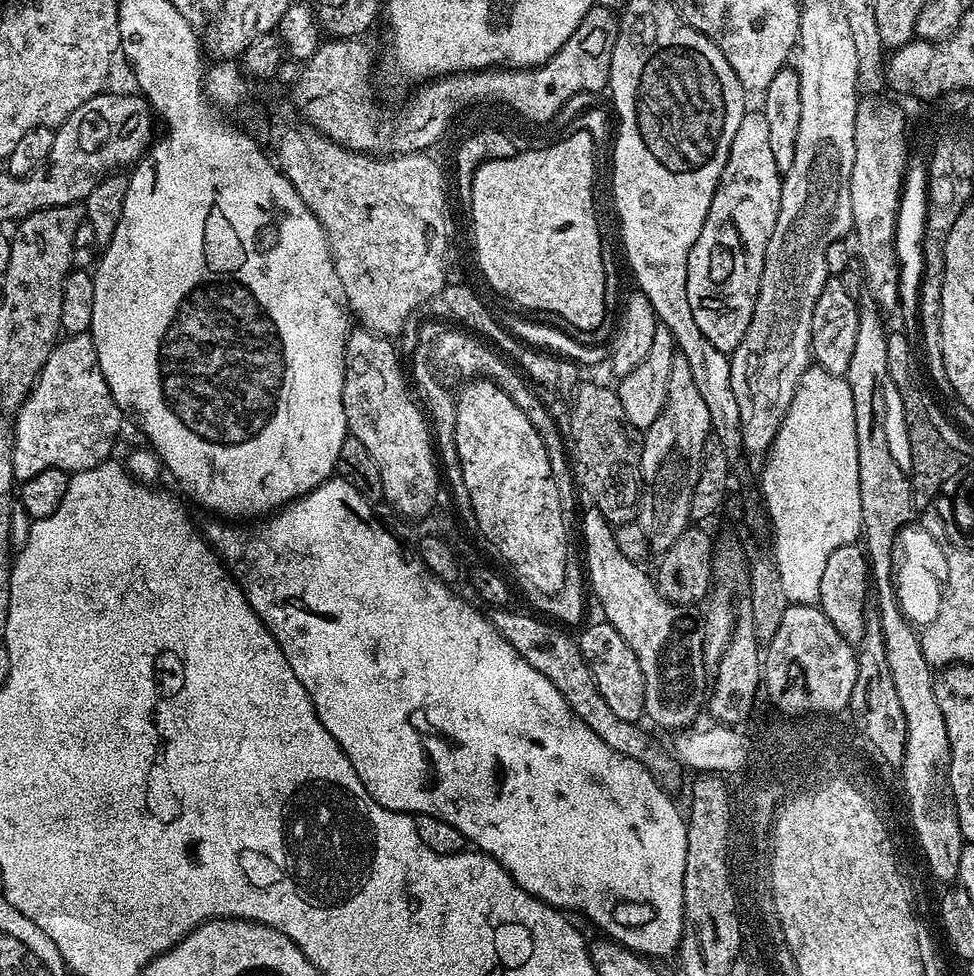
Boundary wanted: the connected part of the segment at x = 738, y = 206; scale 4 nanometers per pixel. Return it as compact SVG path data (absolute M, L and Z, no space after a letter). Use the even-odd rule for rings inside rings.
M760 110L745 111L742 122L738 122L738 134L734 134L726 166L706 214L706 222L698 234L698 242L694 242L690 250L686 278L686 294L690 298L690 310L694 310L694 322L698 322L698 330L702 330L702 334L706 334L706 338L710 338L712 345L720 352L731 354L742 342L746 326L750 326L760 289L766 246L780 209L781 183L782 174L770 150L770 129L764 113Z

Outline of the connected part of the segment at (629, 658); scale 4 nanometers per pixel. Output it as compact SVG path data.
M607 622L592 624L581 636L578 636L578 643L582 650L582 658L590 666L590 674L596 683L598 694L606 698L606 706L618 714L618 718L640 722L645 719L644 699L646 698L646 682L642 678L642 666L638 666L638 658L634 658L634 650L614 630L614 626Z

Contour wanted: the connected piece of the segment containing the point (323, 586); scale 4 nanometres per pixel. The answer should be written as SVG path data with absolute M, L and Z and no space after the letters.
M329 478L323 484L318 485L313 492L306 493L299 500L293 500L292 503L285 504L275 514L269 515L261 523L265 524L257 530L256 536L250 537L245 544L244 536L238 529L231 528L228 525L231 523L221 522L216 518L212 518L212 521L205 528L202 528L202 532L216 555L233 573L240 574L244 568L245 580L242 580L244 597L250 602L250 606L256 611L258 618L268 627L270 634L278 642L282 654L286 654L286 662L290 662L290 670L294 670L298 682L302 682L302 686L312 703L312 709L316 712L316 717L322 722L322 726L326 726L326 730L330 730L334 742L338 742L338 746L342 746L346 758L350 758L350 766L354 766L354 774L358 774L362 786L366 786L366 790L370 794L370 798L374 798L374 802L378 802L383 808L389 808L392 812L433 816L434 818L442 818L442 822L450 822L450 826L454 826L460 831L464 835L465 841L473 849L492 856L512 875L514 882L518 882L518 886L522 886L522 890L526 890L531 896L541 900L543 904L551 904L552 907L561 909L568 914L581 912L586 919L593 920L604 931L601 933L605 937L615 940L618 944L623 944L626 948L631 948L634 952L639 952L645 958L668 956L671 952L673 955L679 949L680 935L684 929L684 871L686 870L688 825L682 812L676 809L675 802L668 797L671 795L665 791L659 779L653 776L639 760L606 746L606 742L602 742L602 738L598 738L598 734L594 734L594 730L590 730L590 726L586 726L586 722L582 722L582 718L578 718L578 714L574 714L574 710L570 710L566 698L562 698L562 694L558 694L558 686L554 686L554 682L550 682L550 678L546 678L546 674L538 674L538 670L534 670L534 666L530 666L530 662L526 662L526 658L522 658L522 654L518 654L518 650L514 650L514 646L510 646L510 642L506 642L506 638L502 638L502 634L493 626L487 615L483 616L474 605L467 604L455 592L457 590L455 587L444 584L432 576L430 570L415 555L404 557L399 542L372 517L372 512L374 512L373 505L369 504L366 498L362 498L362 494L358 494L358 490L354 490L350 481L343 478Z

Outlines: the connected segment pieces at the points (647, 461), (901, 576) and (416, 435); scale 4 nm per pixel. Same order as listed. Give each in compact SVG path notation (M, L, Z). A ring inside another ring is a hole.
M683 358L673 360L668 383L668 400L664 403L662 414L646 429L642 436L644 449L640 463L642 491L638 509L638 523L646 534L648 547L653 553L664 554L668 548L678 542L679 535L687 530L692 520L690 502L694 498L694 486L698 486L700 463L704 460L706 438L711 433L710 414L706 410L706 402L702 402L702 394L696 385L694 374L688 361Z
M911 524L905 525L894 538L891 547L891 566L896 600L900 611L913 625L927 627L941 617L942 576L945 568L945 555L938 542L931 538L927 528Z
M353 331L344 346L344 413L348 419L348 431L354 438L358 438L358 442L362 442L362 446L366 446L366 450L370 450L374 462L378 462L386 504L408 520L420 520L431 514L436 504L436 495L440 492L440 484L442 486L433 433L421 405L417 401L416 405L408 393L408 384L404 381L404 372L396 357L396 348L388 341L391 339L375 332L359 331Z

